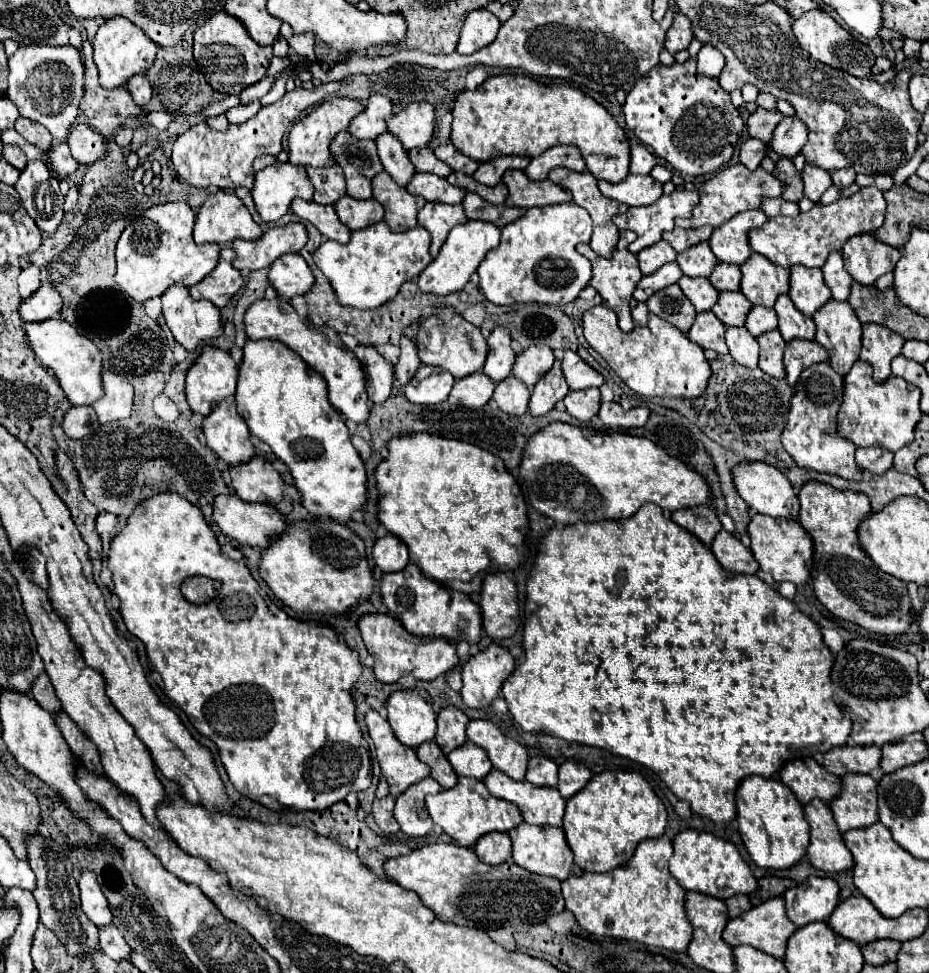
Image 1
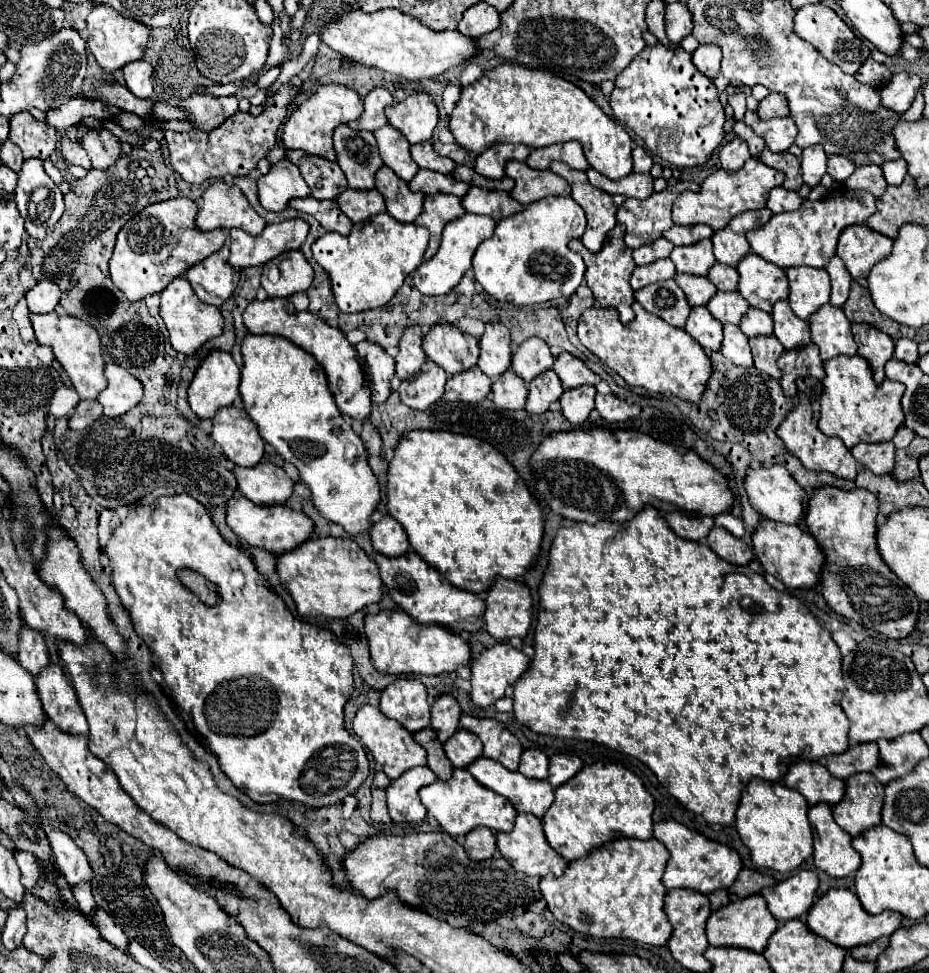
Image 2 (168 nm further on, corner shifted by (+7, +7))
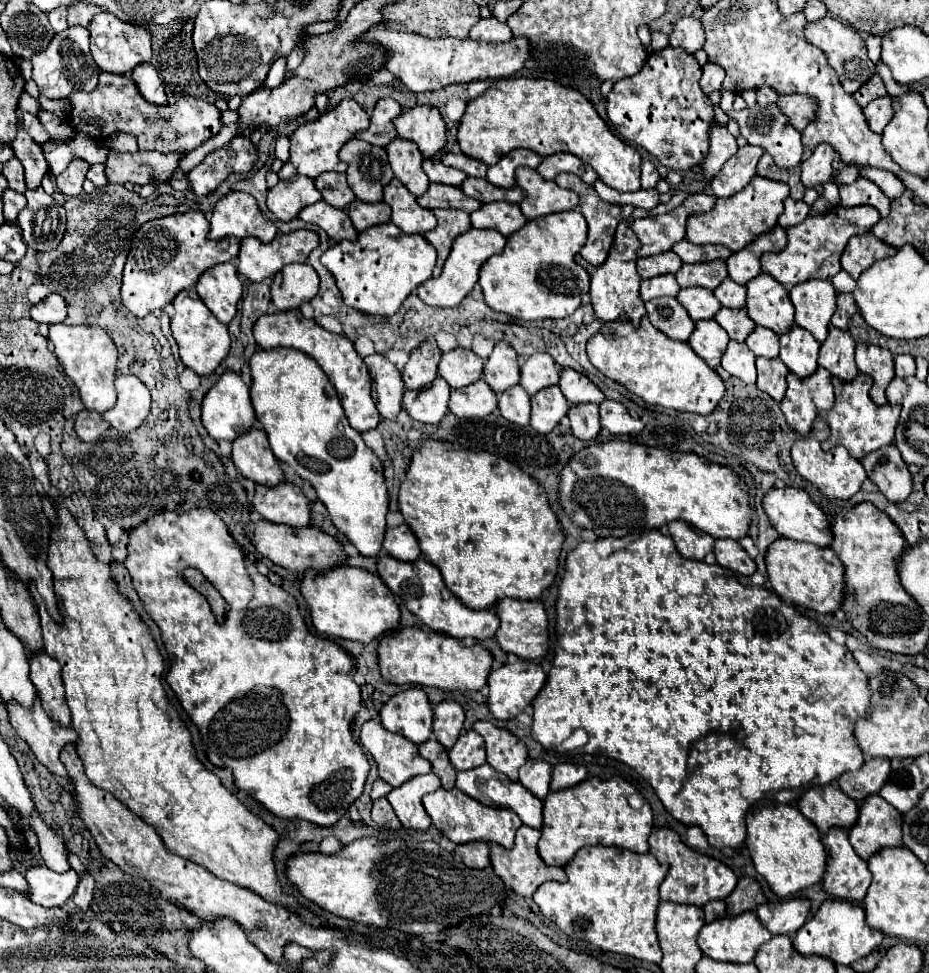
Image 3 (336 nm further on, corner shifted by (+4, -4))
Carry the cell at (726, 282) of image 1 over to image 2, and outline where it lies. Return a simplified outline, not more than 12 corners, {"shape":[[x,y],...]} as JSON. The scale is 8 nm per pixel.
{"shape":[[715,264],[707,276],[717,290],[737,290],[739,272]]}

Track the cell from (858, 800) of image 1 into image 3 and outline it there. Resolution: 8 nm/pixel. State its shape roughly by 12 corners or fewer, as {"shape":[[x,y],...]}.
{"shape":[[878,793],[860,803],[850,843],[862,859],[902,845],[902,813]]}

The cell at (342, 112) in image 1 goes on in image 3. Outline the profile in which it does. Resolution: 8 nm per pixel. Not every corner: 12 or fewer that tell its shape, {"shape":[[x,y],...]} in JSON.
{"shape":[[354,99],[300,125],[278,177],[346,171],[338,151],[370,123]]}

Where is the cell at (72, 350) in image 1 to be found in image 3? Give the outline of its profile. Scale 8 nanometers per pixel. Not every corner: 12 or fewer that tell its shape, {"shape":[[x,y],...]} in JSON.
{"shape":[[48,327],[54,355],[98,413],[116,403],[116,347],[100,327]]}

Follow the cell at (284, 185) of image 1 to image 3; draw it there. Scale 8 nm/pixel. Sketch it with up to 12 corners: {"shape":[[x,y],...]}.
{"shape":[[294,175],[268,191],[268,209],[292,221],[320,201],[314,181]]}

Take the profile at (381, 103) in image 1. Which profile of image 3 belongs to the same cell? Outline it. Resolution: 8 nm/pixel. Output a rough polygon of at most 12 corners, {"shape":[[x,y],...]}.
{"shape":[[380,99],[370,127],[356,137],[378,147],[396,139],[392,119],[402,113],[394,99]]}

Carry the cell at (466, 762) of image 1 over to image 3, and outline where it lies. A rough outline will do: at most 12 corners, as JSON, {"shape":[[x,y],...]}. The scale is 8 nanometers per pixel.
{"shape":[[466,731],[448,751],[456,771],[486,763],[482,737]]}

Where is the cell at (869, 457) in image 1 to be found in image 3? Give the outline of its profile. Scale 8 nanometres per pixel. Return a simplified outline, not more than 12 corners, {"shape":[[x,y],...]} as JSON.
{"shape":[[896,445],[860,463],[886,499],[910,495],[912,475]]}

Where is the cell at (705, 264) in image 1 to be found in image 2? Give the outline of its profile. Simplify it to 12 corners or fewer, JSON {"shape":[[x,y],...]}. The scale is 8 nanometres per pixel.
{"shape":[[711,240],[675,248],[677,272],[707,276],[717,262]]}

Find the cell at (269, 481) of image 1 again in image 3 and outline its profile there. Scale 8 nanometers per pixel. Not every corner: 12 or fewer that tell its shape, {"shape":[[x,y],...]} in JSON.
{"shape":[[294,483],[256,485],[252,507],[272,523],[310,523]]}

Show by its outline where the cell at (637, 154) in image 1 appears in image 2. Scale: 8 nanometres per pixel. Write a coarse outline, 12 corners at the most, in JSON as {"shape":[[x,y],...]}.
{"shape":[[643,148],[633,150],[633,172],[649,174],[653,160]]}

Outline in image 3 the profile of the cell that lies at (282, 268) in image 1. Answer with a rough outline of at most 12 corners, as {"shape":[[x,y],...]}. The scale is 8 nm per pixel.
{"shape":[[308,263],[286,265],[272,279],[272,303],[298,309],[318,293]]}

